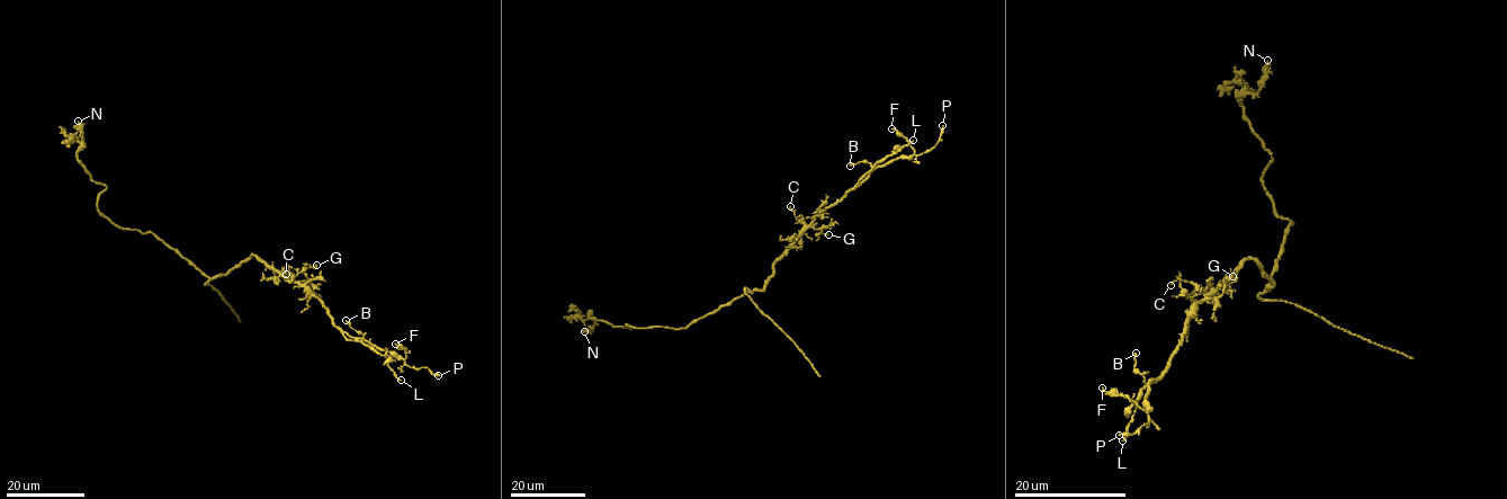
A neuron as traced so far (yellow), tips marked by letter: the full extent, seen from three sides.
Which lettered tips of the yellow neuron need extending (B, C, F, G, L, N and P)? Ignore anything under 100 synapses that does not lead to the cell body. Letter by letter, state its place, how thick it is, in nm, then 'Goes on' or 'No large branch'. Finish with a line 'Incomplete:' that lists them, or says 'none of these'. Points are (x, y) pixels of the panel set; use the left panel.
B: Place: (346, 320). Thickness 140 nm. No large branch
C: Place: (286, 274). Thickness 140 nm. No large branch
F: Place: (395, 344). Thickness 120 nm. No large branch
G: Place: (316, 265). Thickness 90 nm. No large branch
L: Place: (401, 380). Thickness 120 nm. No large branch
N: Place: (78, 121). Thickness 150 nm. No large branch
P: Place: (438, 375). Thickness 120 nm. No large branch
Incomplete: none of these

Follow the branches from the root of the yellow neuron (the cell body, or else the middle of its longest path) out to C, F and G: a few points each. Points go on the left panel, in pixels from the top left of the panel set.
C: (232, 269), (251, 255), (285, 277), (293, 277), (287, 269), (286, 274)
F: (232, 269), (253, 256), (310, 292), (328, 311), (331, 322), (344, 332), (405, 358), (405, 349), (395, 344)
G: (232, 269), (253, 256), (294, 282), (305, 282), (304, 272), (316, 265)

